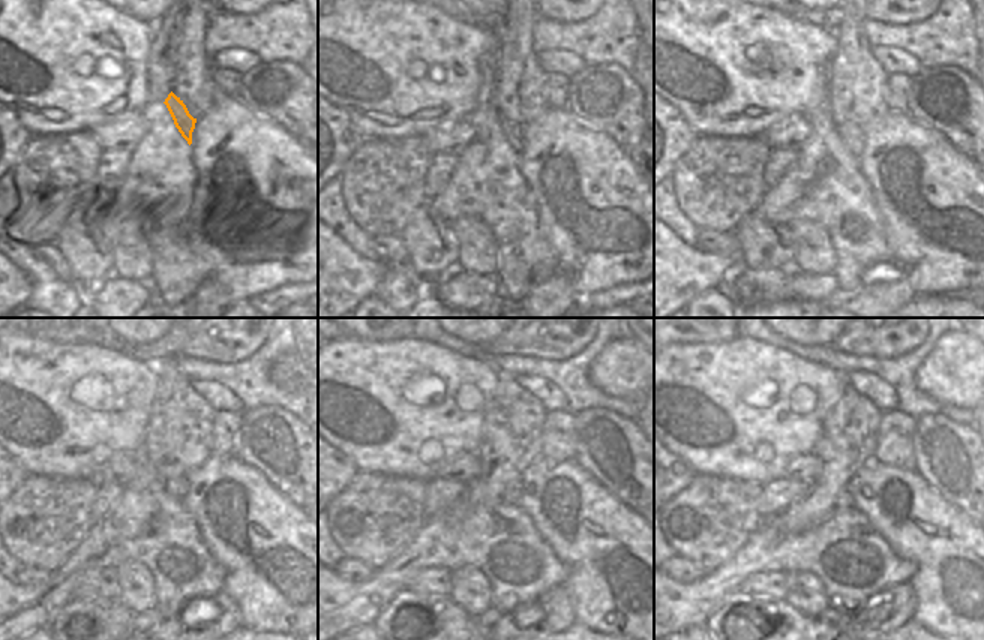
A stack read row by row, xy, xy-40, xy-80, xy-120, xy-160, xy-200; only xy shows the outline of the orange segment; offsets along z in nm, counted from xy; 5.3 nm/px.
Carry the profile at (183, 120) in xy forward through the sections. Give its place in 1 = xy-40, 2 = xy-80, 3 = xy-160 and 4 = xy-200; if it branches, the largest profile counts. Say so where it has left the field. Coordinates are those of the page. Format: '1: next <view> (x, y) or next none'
1: next xy-40 (515, 134)
2: next xy-80 (852, 135)
3: next xy-160 (512, 493)
4: next xy-200 (845, 499)

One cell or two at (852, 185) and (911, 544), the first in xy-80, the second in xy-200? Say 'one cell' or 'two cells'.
two cells

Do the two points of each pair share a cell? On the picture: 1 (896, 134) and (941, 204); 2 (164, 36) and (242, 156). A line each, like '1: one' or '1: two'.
1: one
2: two

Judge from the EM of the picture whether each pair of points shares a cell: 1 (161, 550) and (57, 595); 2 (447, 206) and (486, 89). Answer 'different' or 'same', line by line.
1: same
2: same

